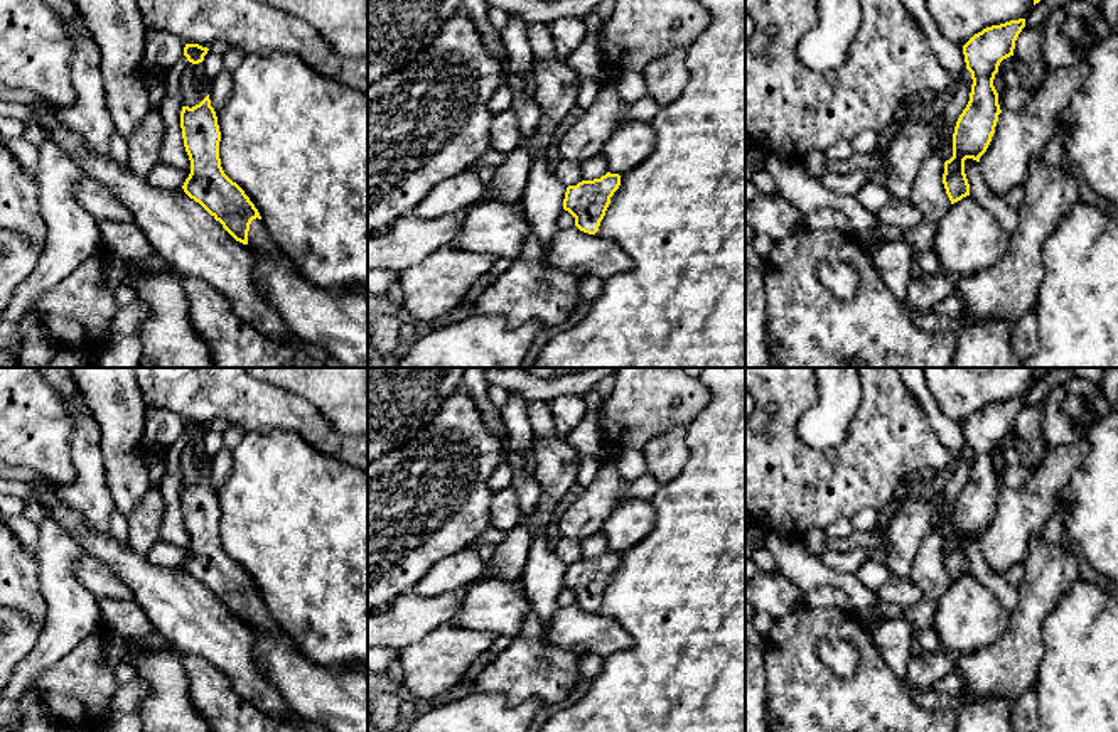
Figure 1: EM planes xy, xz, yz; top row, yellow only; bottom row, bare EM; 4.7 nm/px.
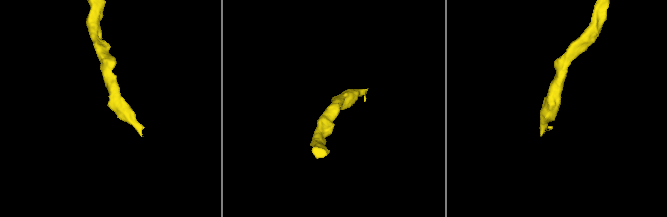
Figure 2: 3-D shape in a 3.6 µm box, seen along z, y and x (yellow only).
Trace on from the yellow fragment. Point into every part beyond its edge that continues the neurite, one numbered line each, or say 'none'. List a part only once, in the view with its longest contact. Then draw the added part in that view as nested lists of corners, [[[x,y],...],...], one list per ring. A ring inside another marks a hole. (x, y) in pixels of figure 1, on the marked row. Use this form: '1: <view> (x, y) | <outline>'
1: xy (258, 238) | [[[253,219],[248,231],[248,246],[270,255],[278,255],[283,250],[270,238],[261,219]]]

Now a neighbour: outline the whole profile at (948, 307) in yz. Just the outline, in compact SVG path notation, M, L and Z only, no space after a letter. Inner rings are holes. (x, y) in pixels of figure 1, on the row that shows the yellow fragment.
M951 293L943 299L933 310L941 317L951 319L959 319L959 315L963 314L958 293Z

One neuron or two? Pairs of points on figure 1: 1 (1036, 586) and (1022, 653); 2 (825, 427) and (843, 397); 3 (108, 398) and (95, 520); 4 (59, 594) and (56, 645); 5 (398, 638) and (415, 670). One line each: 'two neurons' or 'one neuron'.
1: one neuron
2: one neuron
3: two neurons
4: one neuron
5: two neurons

